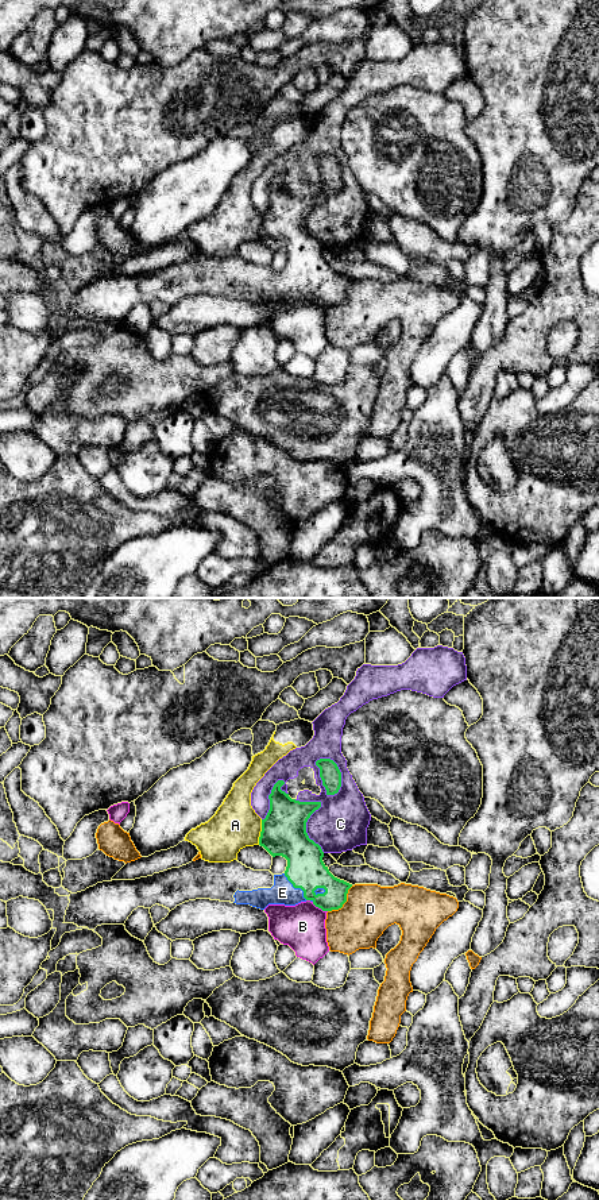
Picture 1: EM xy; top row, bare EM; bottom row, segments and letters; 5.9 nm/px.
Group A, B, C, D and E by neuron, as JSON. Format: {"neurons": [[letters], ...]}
{"neurons": [["A"], ["B"], ["C"], ["D"], ["E"]]}

